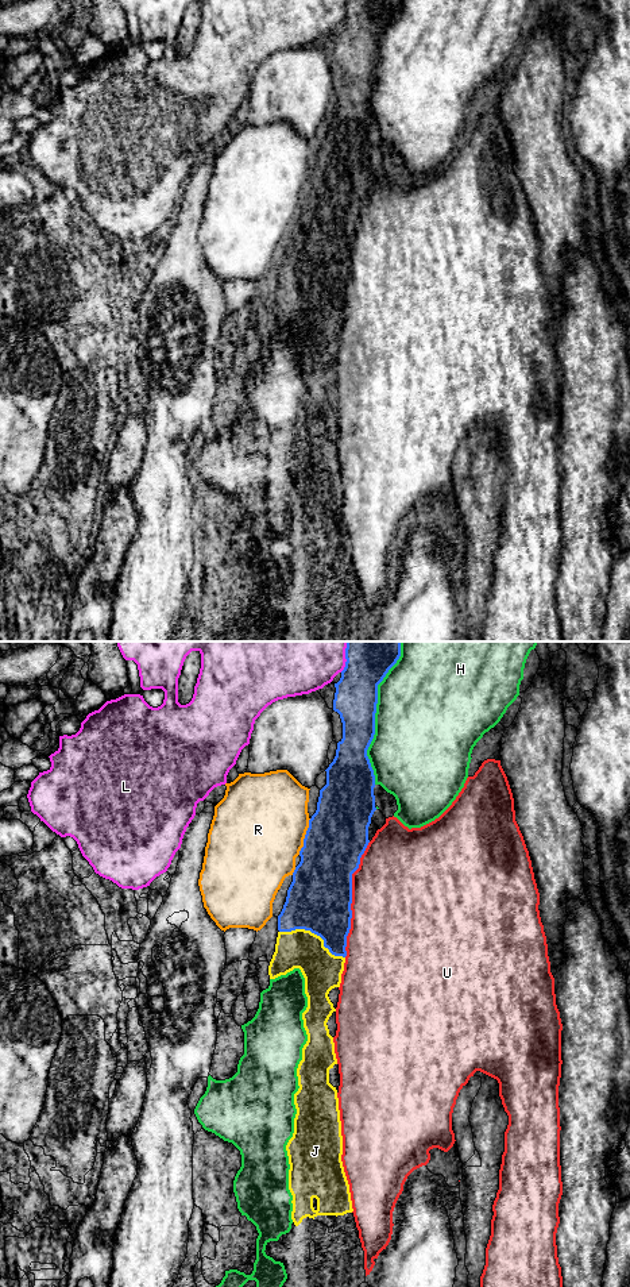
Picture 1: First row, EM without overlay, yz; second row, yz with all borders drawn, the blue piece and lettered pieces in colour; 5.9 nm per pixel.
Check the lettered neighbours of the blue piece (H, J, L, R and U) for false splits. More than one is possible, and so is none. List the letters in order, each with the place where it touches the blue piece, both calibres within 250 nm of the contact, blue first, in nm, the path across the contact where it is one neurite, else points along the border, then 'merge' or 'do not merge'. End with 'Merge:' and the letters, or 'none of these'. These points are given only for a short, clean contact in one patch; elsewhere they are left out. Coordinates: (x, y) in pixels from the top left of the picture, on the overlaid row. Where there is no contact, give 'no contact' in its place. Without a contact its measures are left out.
H: meets blue in yz at (375, 712); 260 nm thick on the blue side, 500 nm on the other; do not merge
J: meets blue in yz at (314, 933); 380 nm thick on the blue side, 240 nm on the other; merge
L: meets blue in yz at (346, 657); 320 nm thick on the blue side, 480 nm on the other; do not merge
R: meets blue in yz at (305, 836); 360 nm thick on the blue side, 500 nm on the other; do not merge
U: meets blue in yz at (351, 900); 380 nm thick on the blue side, 500 nm on the other; do not merge
Merge: J

